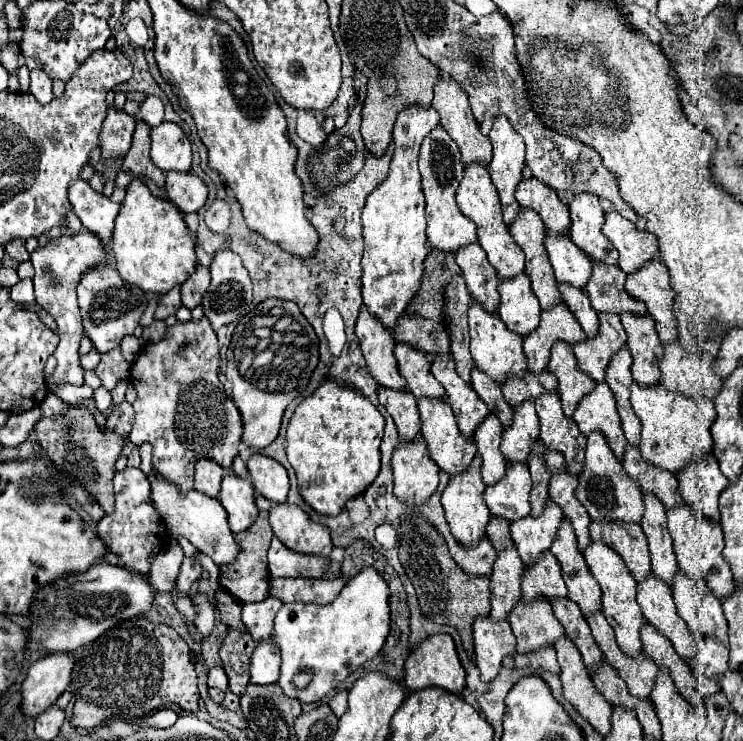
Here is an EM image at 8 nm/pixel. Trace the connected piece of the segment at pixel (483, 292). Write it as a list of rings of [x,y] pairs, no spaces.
[[[474,242],[464,252],[456,254],[456,262],[462,270],[462,276],[466,280],[466,288],[470,296],[486,310],[486,312],[496,312],[500,296],[498,296],[498,282],[500,278],[496,276],[496,270],[492,264],[486,260],[486,252]]]

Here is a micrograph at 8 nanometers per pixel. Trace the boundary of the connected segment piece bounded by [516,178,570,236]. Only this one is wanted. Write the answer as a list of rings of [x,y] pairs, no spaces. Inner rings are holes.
[[[536,178],[522,180],[516,190],[516,200],[522,208],[530,208],[542,218],[548,234],[564,236],[568,232],[570,228],[568,206],[546,184],[540,184],[540,180]]]

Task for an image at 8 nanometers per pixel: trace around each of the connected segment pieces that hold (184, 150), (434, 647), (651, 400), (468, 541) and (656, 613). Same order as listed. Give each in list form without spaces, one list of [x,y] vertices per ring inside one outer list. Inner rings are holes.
[[[162,122],[150,130],[150,158],[162,172],[190,172],[192,150],[182,128],[174,122]]]
[[[432,634],[428,636],[408,658],[404,664],[406,676],[404,676],[404,684],[410,690],[424,690],[430,686],[448,690],[452,694],[460,694],[466,686],[466,672],[458,660],[456,648],[454,648],[454,640],[450,634]]]
[[[638,384],[630,386],[630,402],[636,416],[642,422],[642,440],[640,452],[648,464],[654,464],[662,470],[678,474],[686,462],[700,460],[714,450],[714,442],[710,436],[710,426],[716,418],[716,410],[712,400],[694,400],[684,394],[668,392],[662,384],[654,388],[640,388]]]
[[[474,456],[470,468],[460,476],[450,478],[446,490],[442,492],[442,506],[444,506],[444,512],[446,512],[446,520],[448,520],[450,532],[466,548],[476,546],[486,536],[486,524],[490,520],[490,512],[488,512],[488,506],[484,502],[486,484],[482,482],[480,466],[482,466],[482,458]]]
[[[650,574],[644,584],[638,584],[636,602],[642,610],[642,616],[672,642],[678,656],[684,662],[692,662],[698,646],[692,632],[688,632],[688,626],[676,614],[670,588],[662,584],[662,580],[658,580],[654,574]]]

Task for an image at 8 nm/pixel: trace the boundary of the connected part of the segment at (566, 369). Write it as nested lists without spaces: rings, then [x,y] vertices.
[[[564,342],[554,344],[548,370],[558,378],[558,394],[564,408],[564,416],[572,418],[578,402],[594,390],[596,382],[578,368],[572,348]]]

